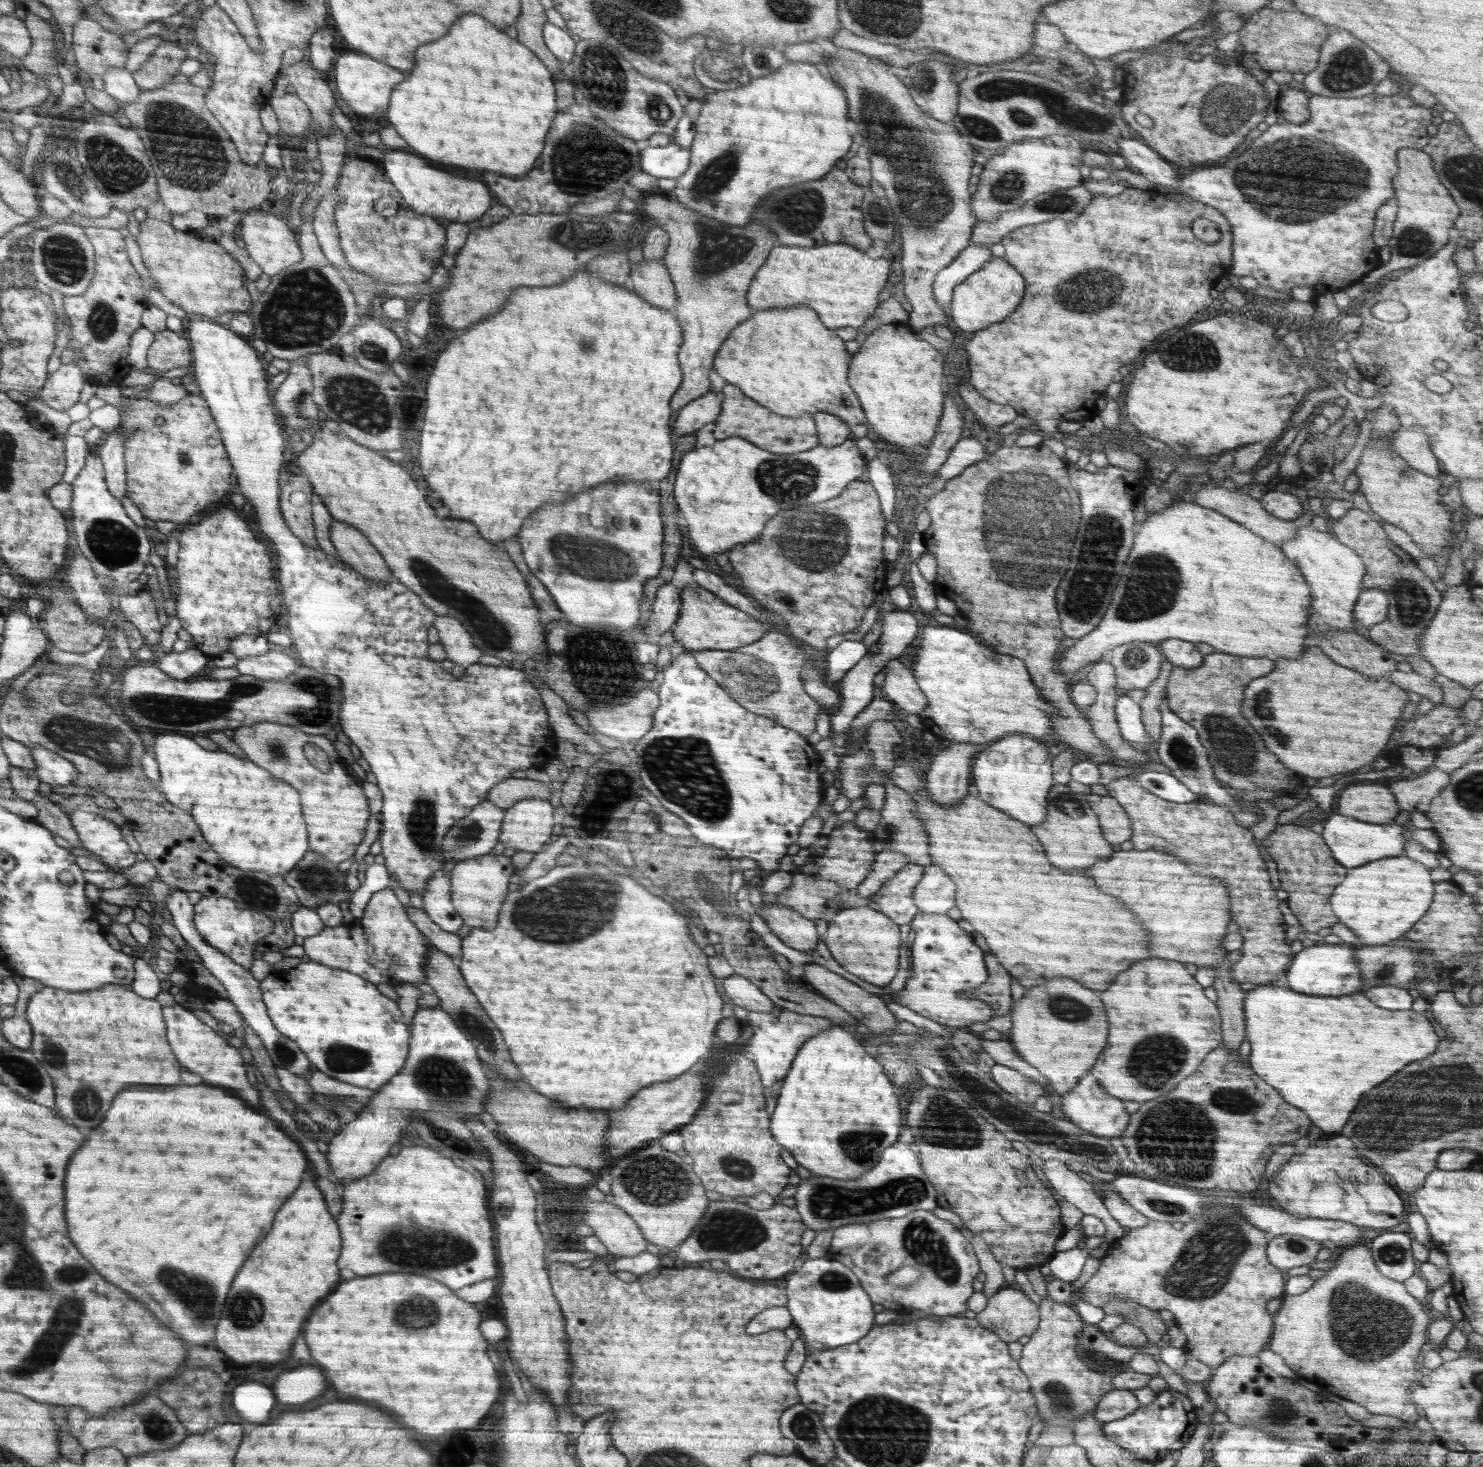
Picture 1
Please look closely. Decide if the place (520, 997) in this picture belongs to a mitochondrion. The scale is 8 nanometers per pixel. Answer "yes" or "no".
no

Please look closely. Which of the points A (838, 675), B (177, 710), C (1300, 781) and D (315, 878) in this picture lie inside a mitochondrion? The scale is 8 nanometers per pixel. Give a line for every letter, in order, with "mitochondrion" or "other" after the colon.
A: other
B: mitochondrion
C: other
D: mitochondrion

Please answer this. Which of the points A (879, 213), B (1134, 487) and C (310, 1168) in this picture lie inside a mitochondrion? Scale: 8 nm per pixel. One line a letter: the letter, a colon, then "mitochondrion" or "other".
A: mitochondrion
B: other
C: other

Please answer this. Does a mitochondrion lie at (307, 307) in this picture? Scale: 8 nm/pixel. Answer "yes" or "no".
yes

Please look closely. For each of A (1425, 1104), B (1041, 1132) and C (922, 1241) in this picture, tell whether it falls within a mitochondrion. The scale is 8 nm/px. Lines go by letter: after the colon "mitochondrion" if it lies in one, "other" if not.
A: mitochondrion
B: mitochondrion
C: mitochondrion

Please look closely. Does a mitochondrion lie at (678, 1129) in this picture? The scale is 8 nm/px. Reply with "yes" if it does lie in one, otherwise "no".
no

